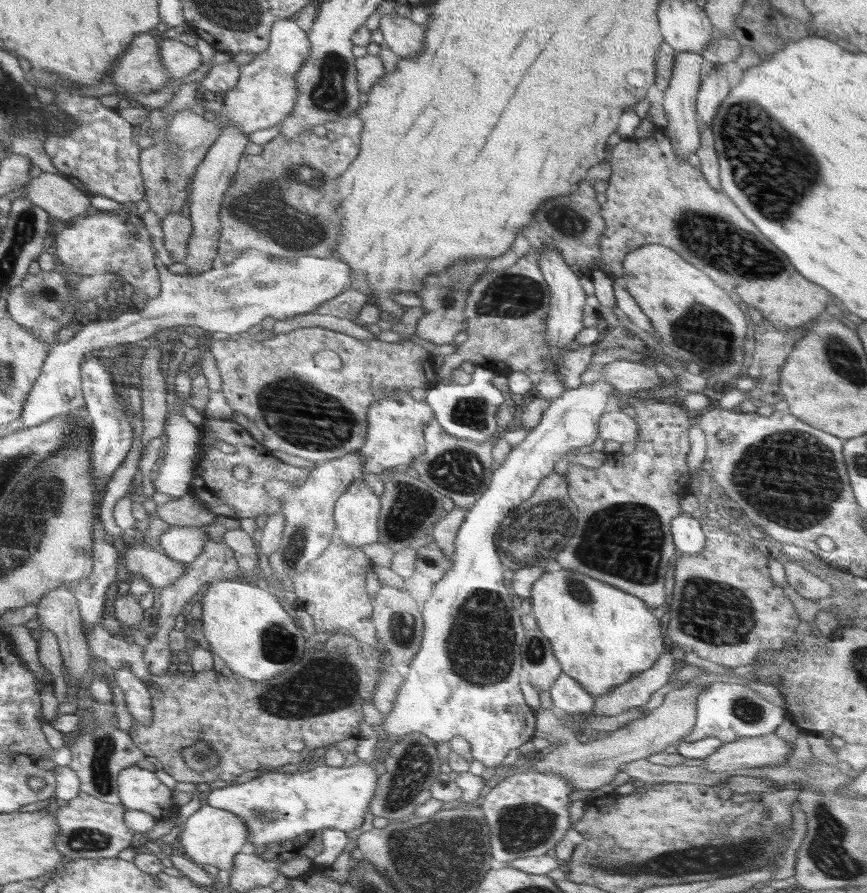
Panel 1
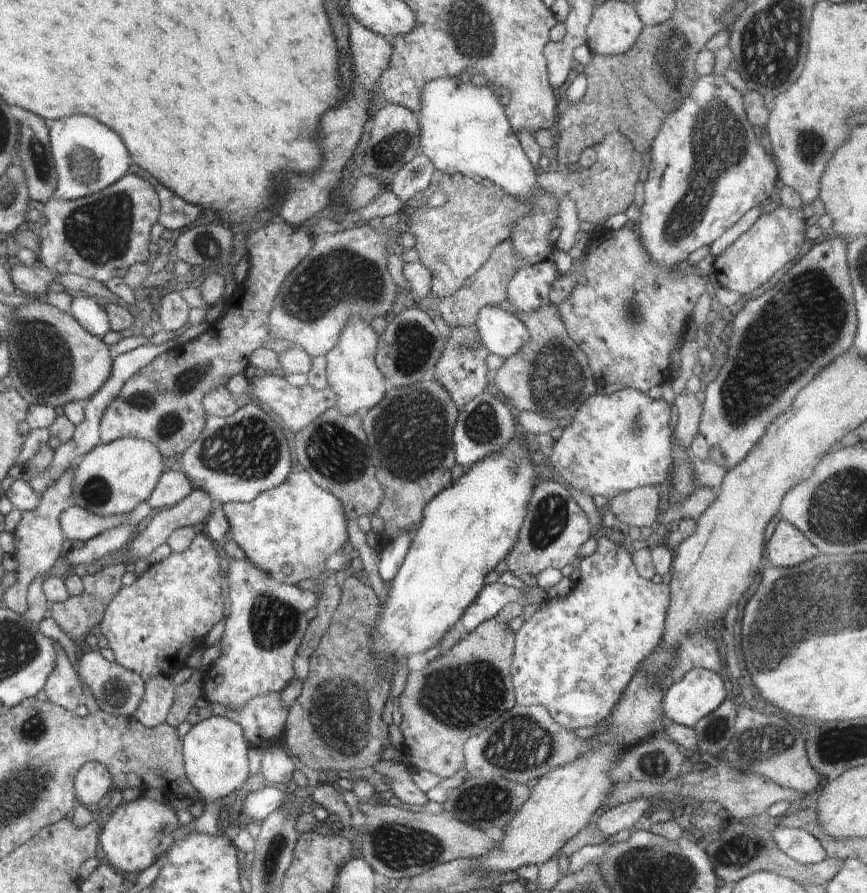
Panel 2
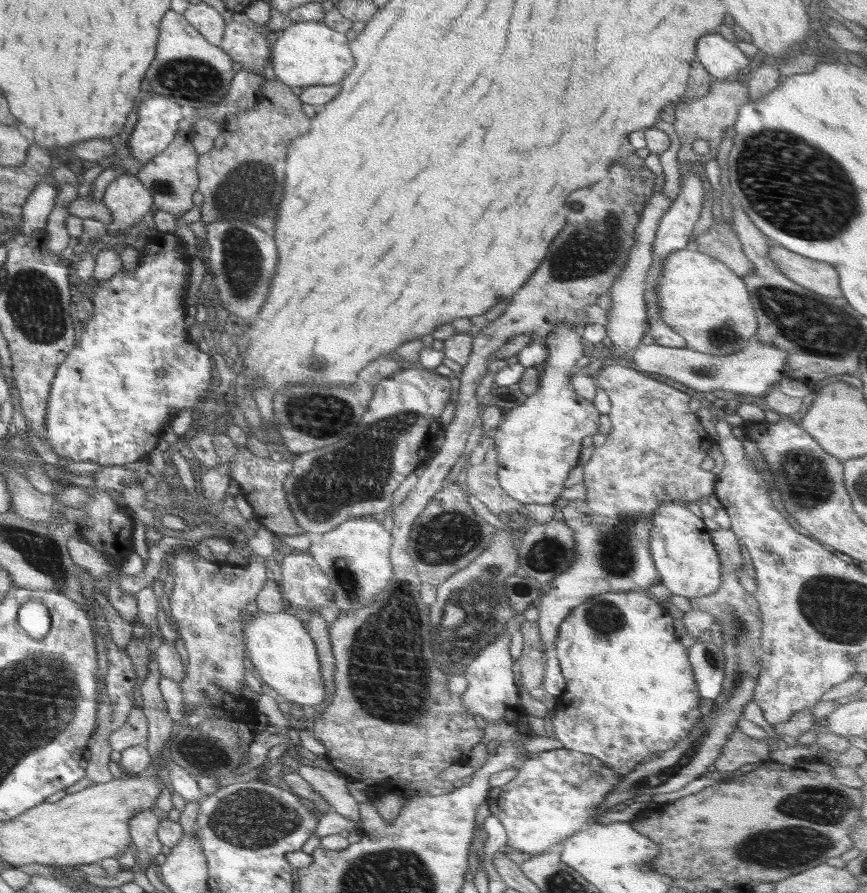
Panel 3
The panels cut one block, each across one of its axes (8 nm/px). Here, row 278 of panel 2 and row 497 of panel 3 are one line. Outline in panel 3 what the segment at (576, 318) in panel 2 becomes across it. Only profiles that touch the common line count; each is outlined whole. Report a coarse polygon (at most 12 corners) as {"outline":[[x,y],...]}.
{"outline":[[614,362],[612,429],[582,466],[575,561],[535,607],[545,646],[570,610],[660,584],[665,502],[700,503],[714,440],[690,396]]}

